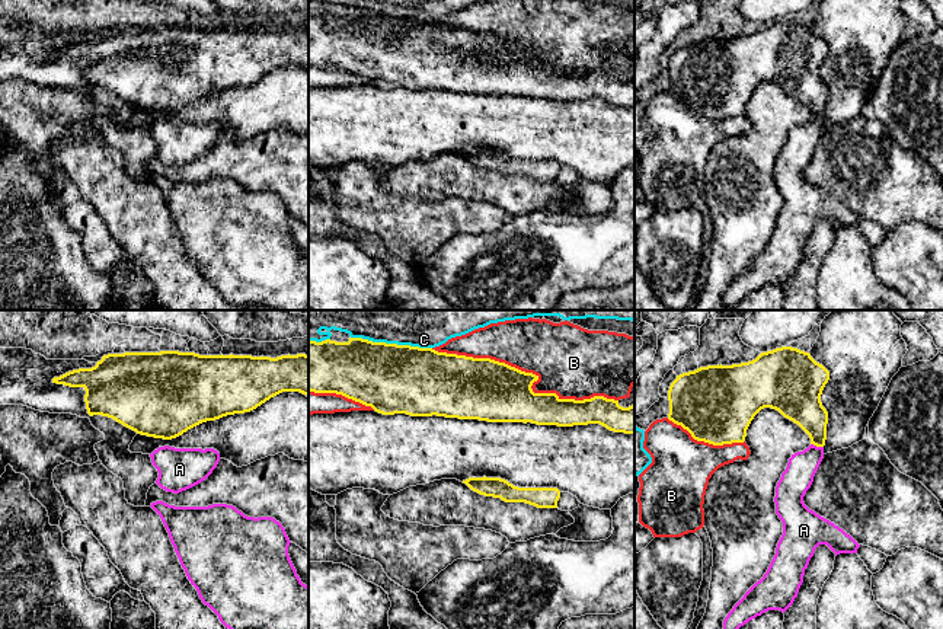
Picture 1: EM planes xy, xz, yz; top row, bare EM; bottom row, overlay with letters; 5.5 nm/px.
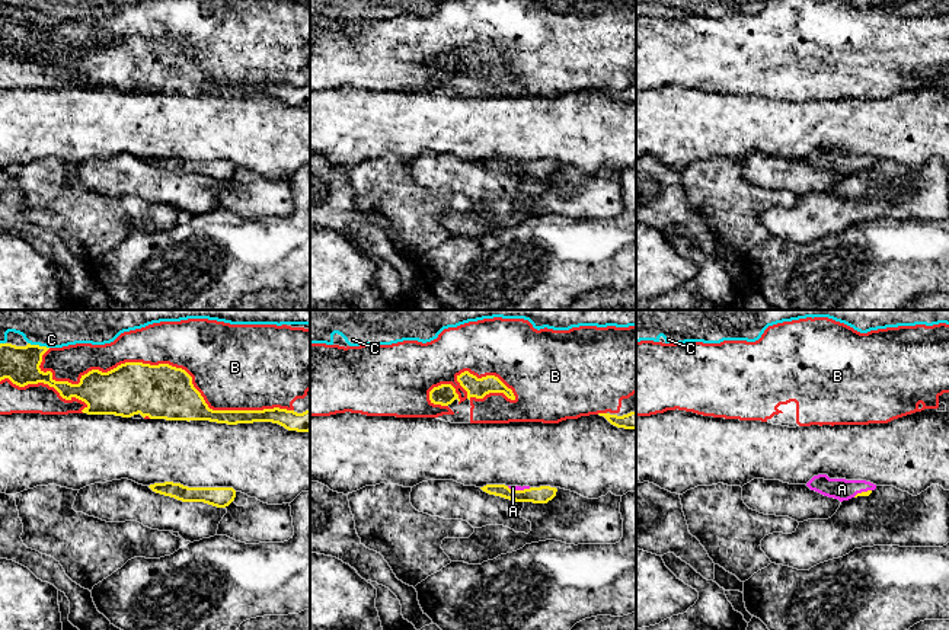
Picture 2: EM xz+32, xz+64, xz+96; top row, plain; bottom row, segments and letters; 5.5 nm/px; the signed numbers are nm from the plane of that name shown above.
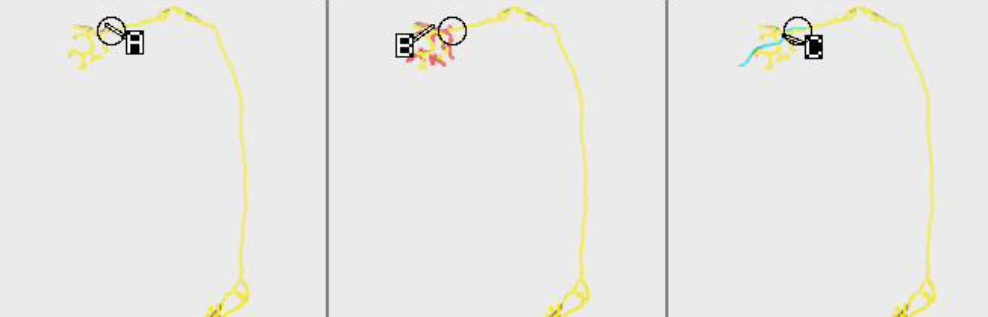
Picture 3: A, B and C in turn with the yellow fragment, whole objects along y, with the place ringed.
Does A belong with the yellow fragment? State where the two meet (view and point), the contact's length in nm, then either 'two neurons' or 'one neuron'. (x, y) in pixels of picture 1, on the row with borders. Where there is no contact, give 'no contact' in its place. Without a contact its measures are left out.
yz (817, 446) | 80 nm | one neuron

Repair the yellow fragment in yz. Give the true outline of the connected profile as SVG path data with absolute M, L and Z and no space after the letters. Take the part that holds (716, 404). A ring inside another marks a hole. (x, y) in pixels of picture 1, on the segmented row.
M781 347L761 352L748 363L707 365L683 373L669 386L668 419L681 425L697 441L713 446L744 443L751 421L764 408L779 411L784 418L797 424L811 438L808 448L792 454L776 486L776 514L783 523L783 534L777 543L776 555L764 577L728 613L723 629L739 629L768 610L784 613L797 597L805 569L819 545L827 545L835 556L857 553L860 547L843 529L809 510L803 502L803 497L824 459L828 412L822 406L821 395L828 380L829 371L816 363L809 352Z

